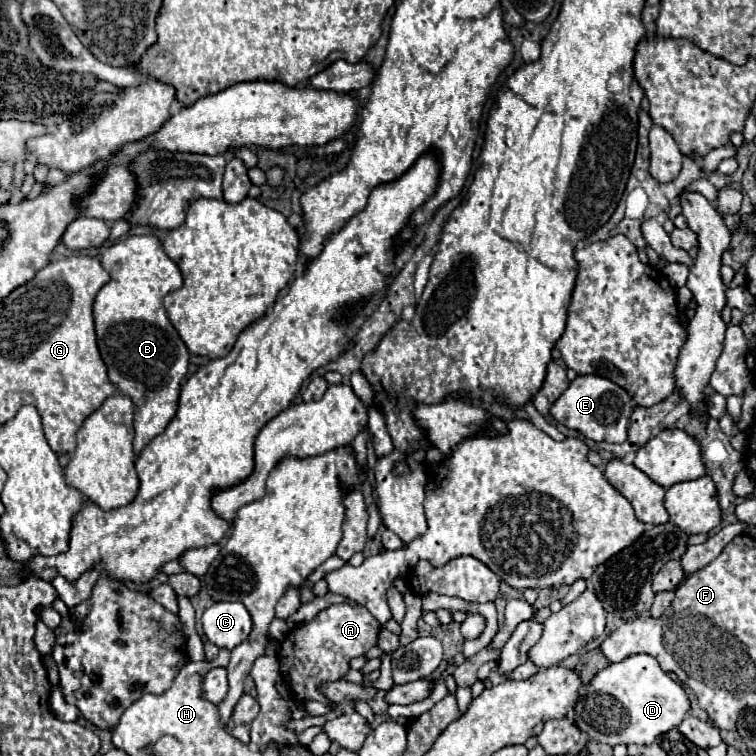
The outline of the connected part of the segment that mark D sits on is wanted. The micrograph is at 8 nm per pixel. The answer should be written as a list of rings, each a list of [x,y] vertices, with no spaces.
[[[632,654],[626,660],[618,664],[610,664],[604,670],[600,670],[592,682],[582,690],[578,702],[576,702],[576,726],[588,734],[590,740],[604,742],[610,746],[616,744],[652,744],[660,734],[666,734],[672,728],[678,728],[678,724],[684,720],[686,712],[690,708],[690,700],[684,692],[684,688],[674,682],[668,674],[662,672],[660,664],[648,656],[648,654]]]

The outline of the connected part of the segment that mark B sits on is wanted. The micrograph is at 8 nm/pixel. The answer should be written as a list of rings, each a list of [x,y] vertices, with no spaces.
[[[130,236],[120,240],[118,244],[110,246],[102,258],[102,268],[110,274],[110,282],[104,284],[94,302],[94,322],[96,322],[96,336],[102,360],[108,368],[110,382],[118,388],[120,394],[128,396],[134,402],[134,452],[140,450],[158,434],[162,434],[168,422],[176,416],[176,406],[180,398],[180,382],[188,372],[190,352],[182,338],[178,336],[176,328],[170,324],[166,310],[162,306],[162,298],[182,286],[182,274],[178,266],[166,256],[162,244],[156,236]]]

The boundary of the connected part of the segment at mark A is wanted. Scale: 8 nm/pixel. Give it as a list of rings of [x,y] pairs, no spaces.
[[[334,604],[322,610],[314,620],[304,622],[296,630],[292,630],[288,638],[282,642],[278,658],[280,672],[290,684],[294,698],[300,702],[316,700],[326,704],[328,712],[334,710],[336,704],[330,698],[324,698],[320,684],[342,680],[350,670],[350,660],[356,656],[364,656],[374,644],[378,644],[378,632],[380,624],[366,608],[352,608],[346,604]]]

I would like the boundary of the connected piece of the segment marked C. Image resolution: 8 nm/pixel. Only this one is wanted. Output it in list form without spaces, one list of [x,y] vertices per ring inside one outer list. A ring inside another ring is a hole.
[[[214,602],[204,612],[202,626],[212,644],[232,650],[252,632],[252,618],[240,602]]]

